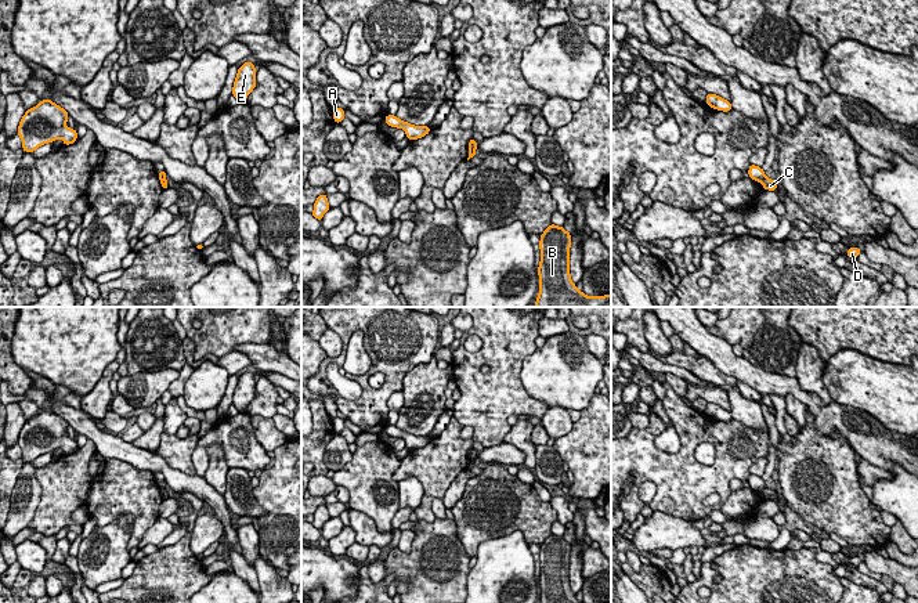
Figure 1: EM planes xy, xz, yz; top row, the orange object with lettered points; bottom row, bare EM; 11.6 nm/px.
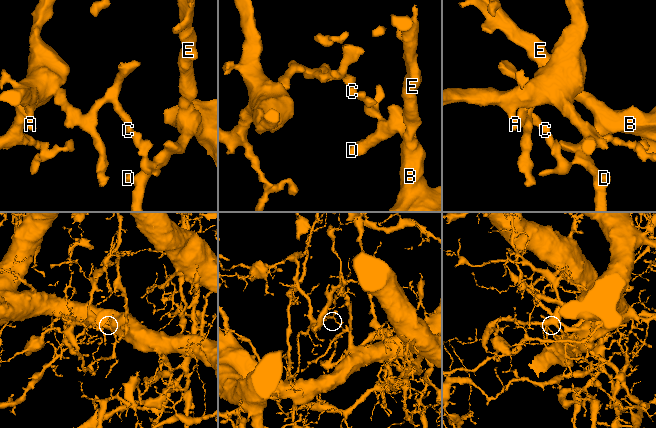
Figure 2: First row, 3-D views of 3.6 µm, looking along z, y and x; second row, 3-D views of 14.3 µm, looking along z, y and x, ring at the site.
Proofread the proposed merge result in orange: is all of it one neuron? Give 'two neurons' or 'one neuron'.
two neurons

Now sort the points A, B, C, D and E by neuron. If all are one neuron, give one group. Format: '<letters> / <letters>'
A / B C D E

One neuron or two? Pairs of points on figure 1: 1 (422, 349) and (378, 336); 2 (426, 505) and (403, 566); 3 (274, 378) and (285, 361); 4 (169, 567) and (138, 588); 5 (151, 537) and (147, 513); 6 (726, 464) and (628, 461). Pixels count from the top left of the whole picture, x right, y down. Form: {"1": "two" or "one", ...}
{"1": "one", "2": "two", "3": "two", "4": "one", "5": "two", "6": "one"}

